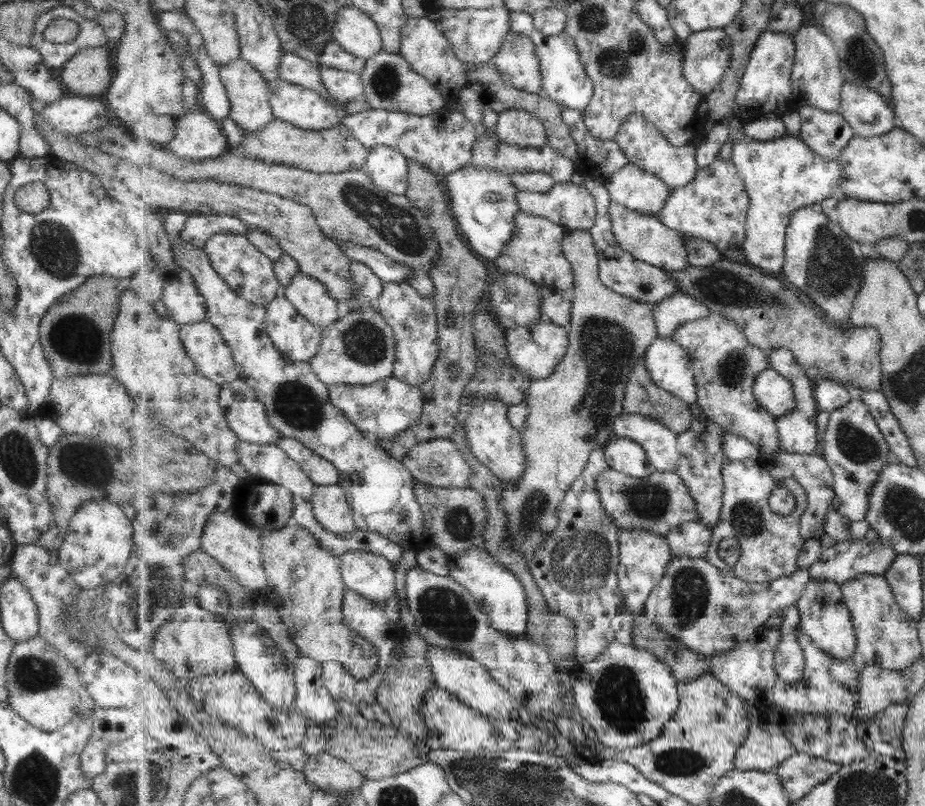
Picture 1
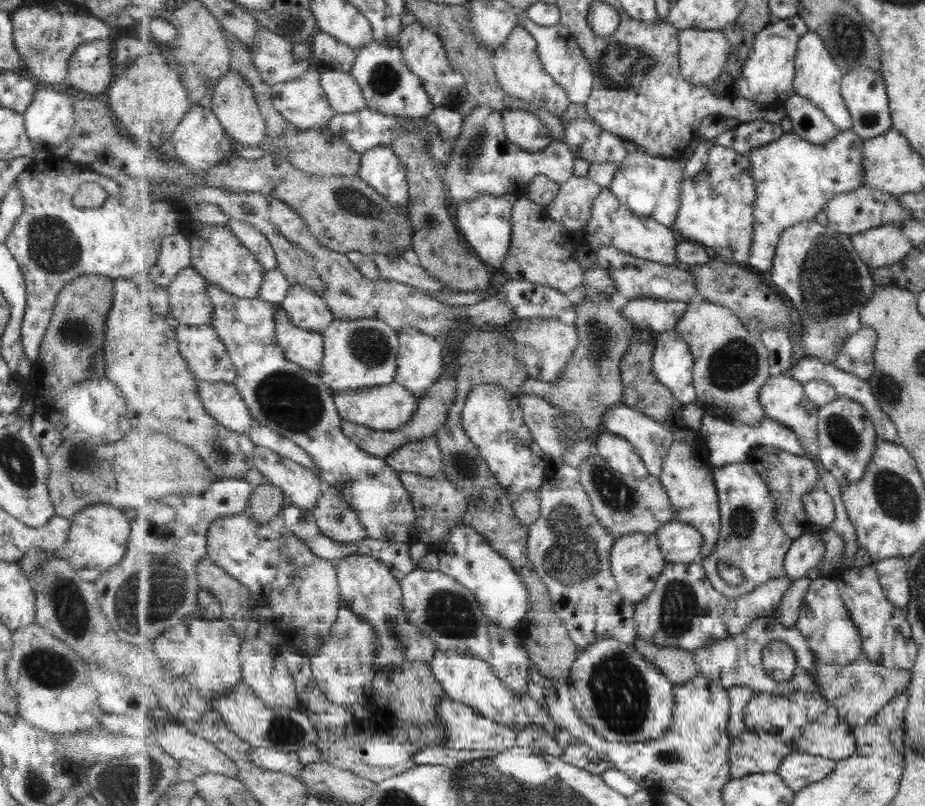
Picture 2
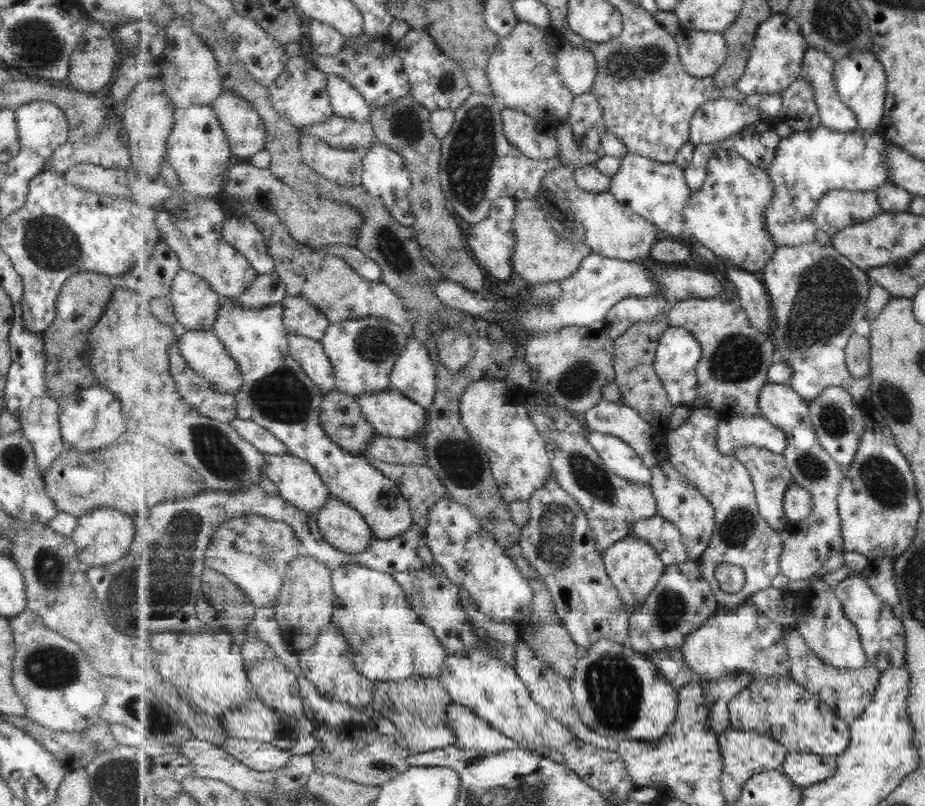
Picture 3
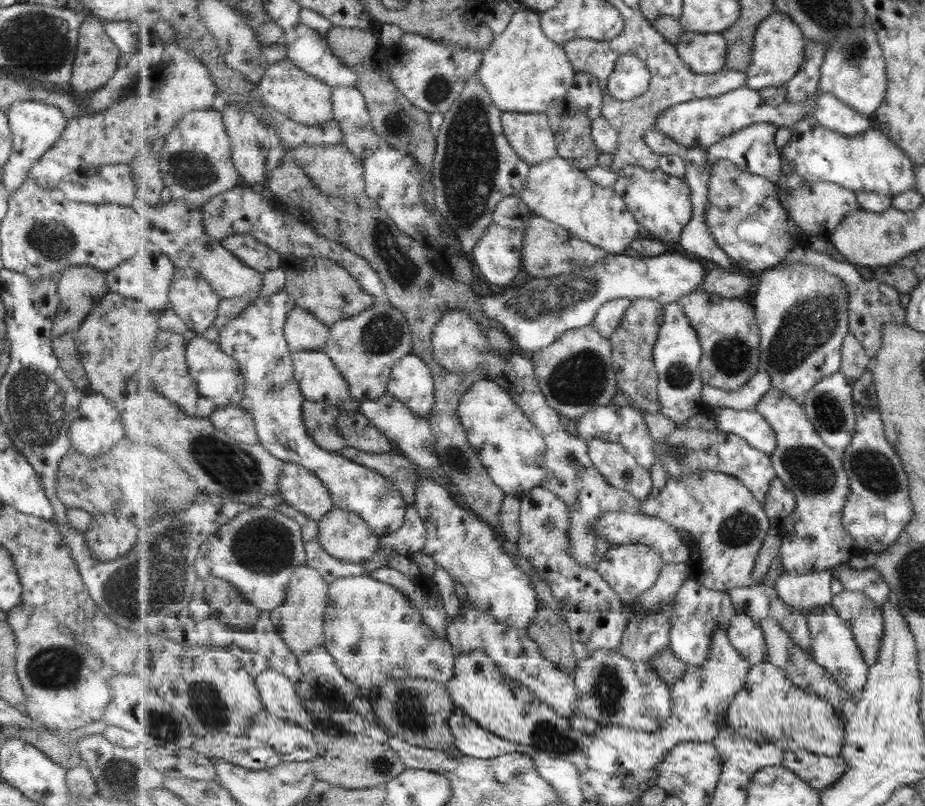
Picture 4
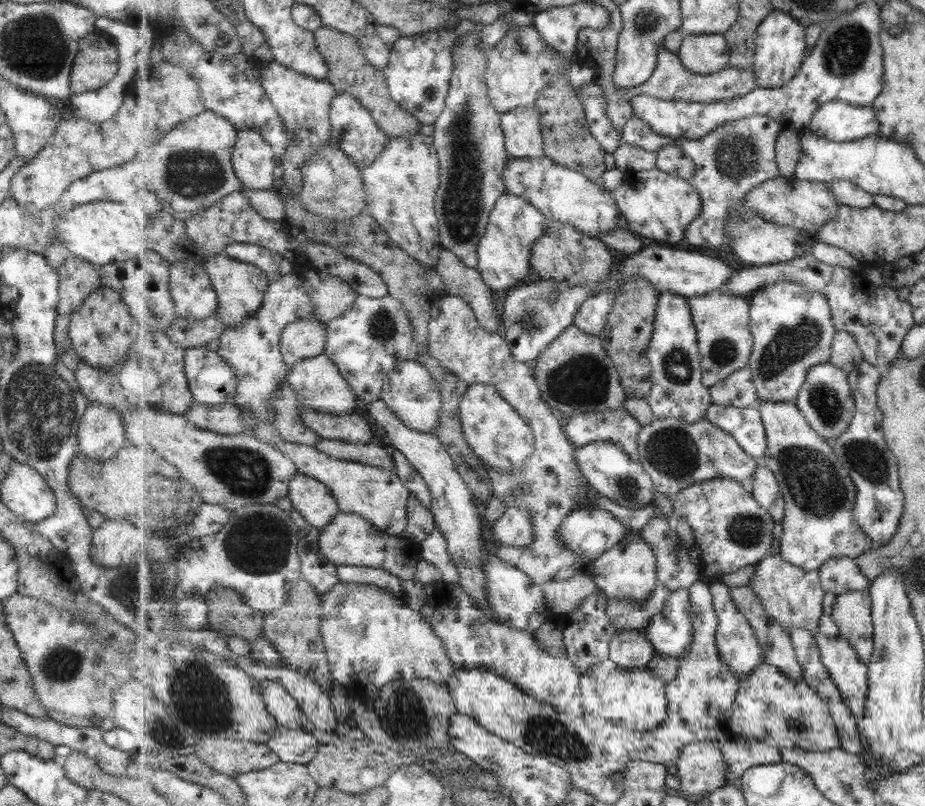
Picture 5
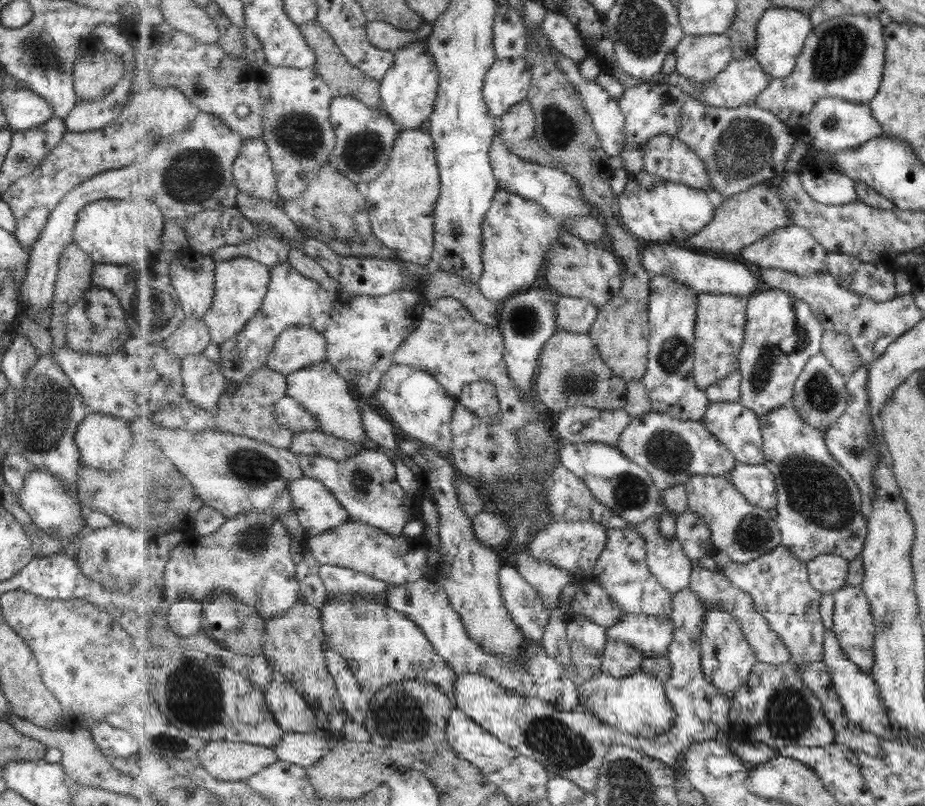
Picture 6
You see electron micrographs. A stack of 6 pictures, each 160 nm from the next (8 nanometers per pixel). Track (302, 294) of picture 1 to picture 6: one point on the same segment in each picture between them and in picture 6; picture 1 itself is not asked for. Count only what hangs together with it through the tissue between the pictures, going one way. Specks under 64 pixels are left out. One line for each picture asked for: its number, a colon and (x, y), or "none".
2: (307, 309)
3: (301, 317)
4: (304, 332)
5: (303, 339)
6: (301, 346)

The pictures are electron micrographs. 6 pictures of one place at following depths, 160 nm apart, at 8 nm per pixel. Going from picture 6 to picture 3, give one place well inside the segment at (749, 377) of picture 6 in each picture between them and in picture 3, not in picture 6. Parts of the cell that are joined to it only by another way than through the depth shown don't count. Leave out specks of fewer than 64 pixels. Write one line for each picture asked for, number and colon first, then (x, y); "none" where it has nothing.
3: (818, 295)
4: (804, 312)
5: (793, 328)

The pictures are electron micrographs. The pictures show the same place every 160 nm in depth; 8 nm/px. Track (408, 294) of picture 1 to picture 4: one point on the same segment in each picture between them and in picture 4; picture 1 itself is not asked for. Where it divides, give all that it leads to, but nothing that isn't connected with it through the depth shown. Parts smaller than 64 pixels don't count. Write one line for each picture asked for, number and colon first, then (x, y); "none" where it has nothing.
2: (420, 361)
3: (415, 375)
4: (412, 381)

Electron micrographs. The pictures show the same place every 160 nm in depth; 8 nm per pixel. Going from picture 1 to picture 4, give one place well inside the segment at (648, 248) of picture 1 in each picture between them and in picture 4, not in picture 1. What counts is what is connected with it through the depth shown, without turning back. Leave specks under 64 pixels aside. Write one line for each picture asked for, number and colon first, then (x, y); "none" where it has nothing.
2: (613, 223)
3: (612, 229)
4: (556, 189)

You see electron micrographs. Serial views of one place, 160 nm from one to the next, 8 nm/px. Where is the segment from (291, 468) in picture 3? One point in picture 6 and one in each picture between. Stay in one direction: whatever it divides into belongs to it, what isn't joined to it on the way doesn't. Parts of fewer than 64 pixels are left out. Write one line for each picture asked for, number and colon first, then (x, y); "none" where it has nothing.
4: (300, 487)
5: (314, 500)
6: (318, 510)

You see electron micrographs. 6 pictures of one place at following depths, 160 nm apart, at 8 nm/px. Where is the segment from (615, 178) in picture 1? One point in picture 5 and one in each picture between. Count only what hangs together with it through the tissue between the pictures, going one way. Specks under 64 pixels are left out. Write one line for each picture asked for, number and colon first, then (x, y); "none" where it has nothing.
2: (651, 186)
3: (659, 191)
4: (662, 203)
5: (658, 205)

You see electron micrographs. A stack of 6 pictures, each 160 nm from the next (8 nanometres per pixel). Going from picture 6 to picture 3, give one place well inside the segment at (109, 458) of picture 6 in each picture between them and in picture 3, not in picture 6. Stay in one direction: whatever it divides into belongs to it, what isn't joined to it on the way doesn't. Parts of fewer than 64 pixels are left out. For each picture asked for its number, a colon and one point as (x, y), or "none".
3: (90, 419)
4: (96, 427)
5: (100, 432)

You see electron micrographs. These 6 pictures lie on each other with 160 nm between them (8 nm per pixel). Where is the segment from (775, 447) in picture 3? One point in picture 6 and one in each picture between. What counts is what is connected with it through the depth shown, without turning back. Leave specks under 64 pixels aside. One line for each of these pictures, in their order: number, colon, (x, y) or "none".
4: (751, 426)
5: (746, 424)
6: (736, 426)

